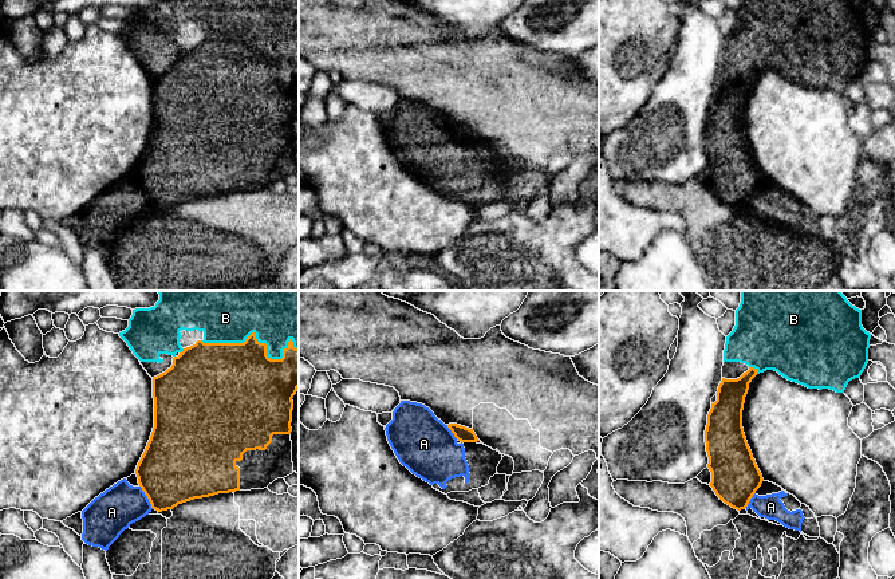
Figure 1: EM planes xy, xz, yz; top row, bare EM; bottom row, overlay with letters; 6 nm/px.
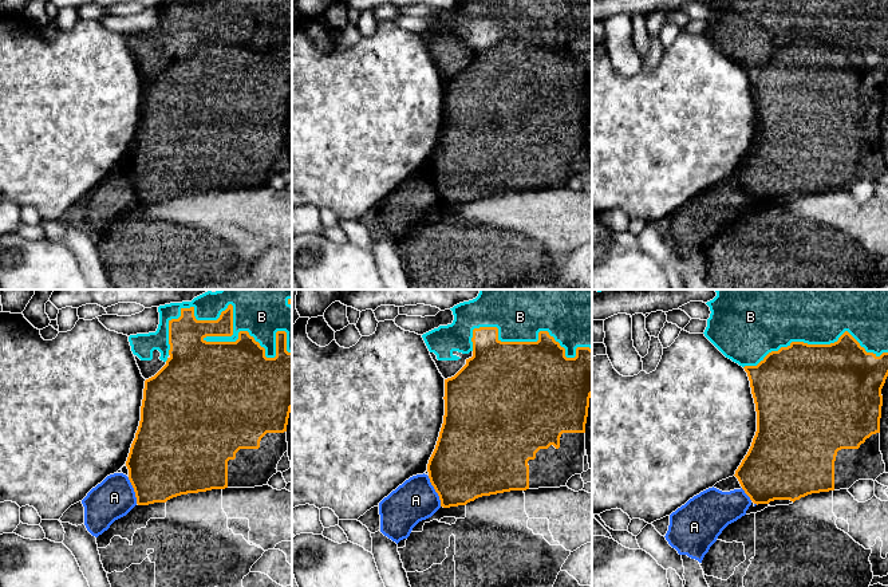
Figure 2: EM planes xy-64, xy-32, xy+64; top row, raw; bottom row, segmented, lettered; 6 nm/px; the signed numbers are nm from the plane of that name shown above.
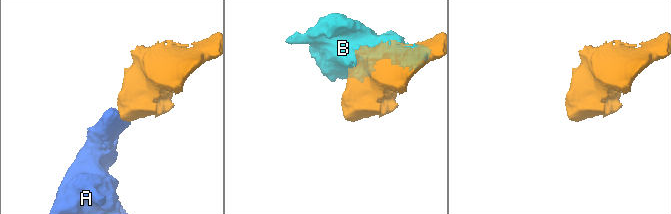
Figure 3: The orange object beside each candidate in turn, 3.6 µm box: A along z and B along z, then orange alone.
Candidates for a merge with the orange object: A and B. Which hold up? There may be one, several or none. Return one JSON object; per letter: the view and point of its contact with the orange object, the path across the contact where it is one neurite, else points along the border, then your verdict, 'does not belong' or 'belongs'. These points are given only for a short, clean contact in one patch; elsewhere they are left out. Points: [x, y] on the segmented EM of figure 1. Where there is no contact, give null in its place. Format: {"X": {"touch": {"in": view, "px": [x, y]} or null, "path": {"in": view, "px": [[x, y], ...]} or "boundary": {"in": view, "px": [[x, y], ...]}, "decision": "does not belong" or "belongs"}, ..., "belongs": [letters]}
{"A": {"touch": {"in": "xy", "px": [148, 497]}, "path": {"in": "xy", "px": [[176, 467], [148, 497], [121, 504], [111, 512]]}, "decision": "belongs"}, "B": {"touch": {"in": "xy", "px": [256, 339]}, "decision": "belongs"}, "belongs": ["A", "B"]}

